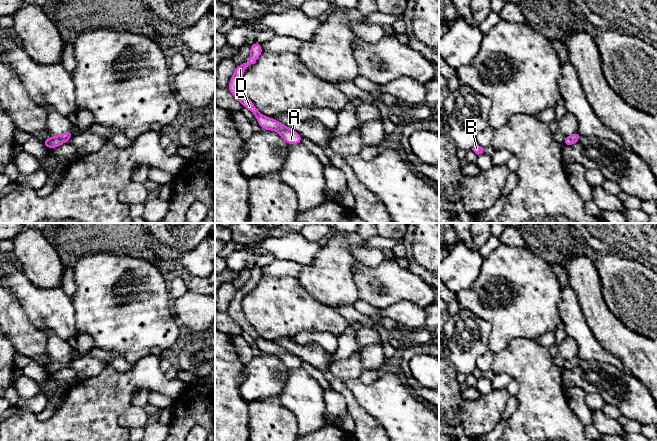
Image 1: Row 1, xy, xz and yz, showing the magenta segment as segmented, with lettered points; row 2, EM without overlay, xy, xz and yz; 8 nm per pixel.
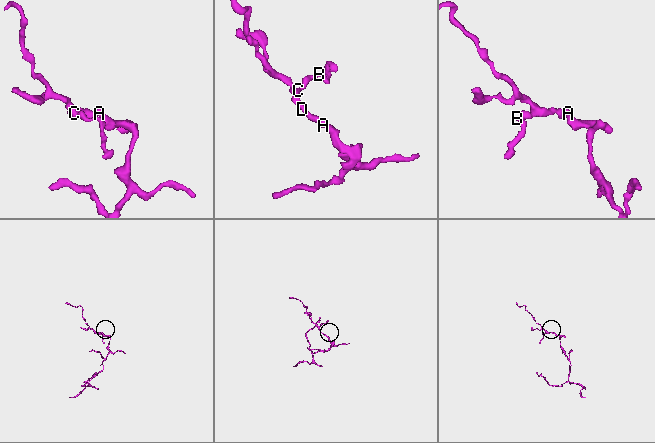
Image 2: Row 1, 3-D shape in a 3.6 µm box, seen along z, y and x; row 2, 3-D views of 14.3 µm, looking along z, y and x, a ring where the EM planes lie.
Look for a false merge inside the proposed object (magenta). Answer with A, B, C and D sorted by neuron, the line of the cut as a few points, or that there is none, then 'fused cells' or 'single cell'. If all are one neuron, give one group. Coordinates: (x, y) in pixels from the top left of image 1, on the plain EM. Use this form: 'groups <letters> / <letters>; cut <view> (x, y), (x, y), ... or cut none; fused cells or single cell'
groups A B C D; cut none; single cell

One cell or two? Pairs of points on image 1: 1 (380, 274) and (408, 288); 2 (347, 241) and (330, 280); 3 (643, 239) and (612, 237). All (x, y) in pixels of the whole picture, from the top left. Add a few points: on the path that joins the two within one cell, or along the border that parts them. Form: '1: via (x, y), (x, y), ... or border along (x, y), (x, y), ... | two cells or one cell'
1: via (387, 281), (390, 284), (401, 284) | one cell
2: via (337, 251), (332, 270) | one cell
3: via (635, 237), (620, 237) | one cell

